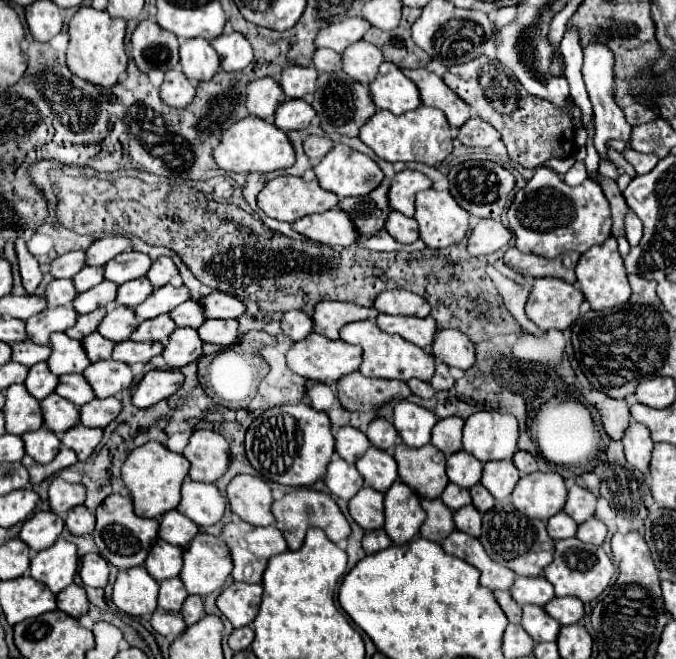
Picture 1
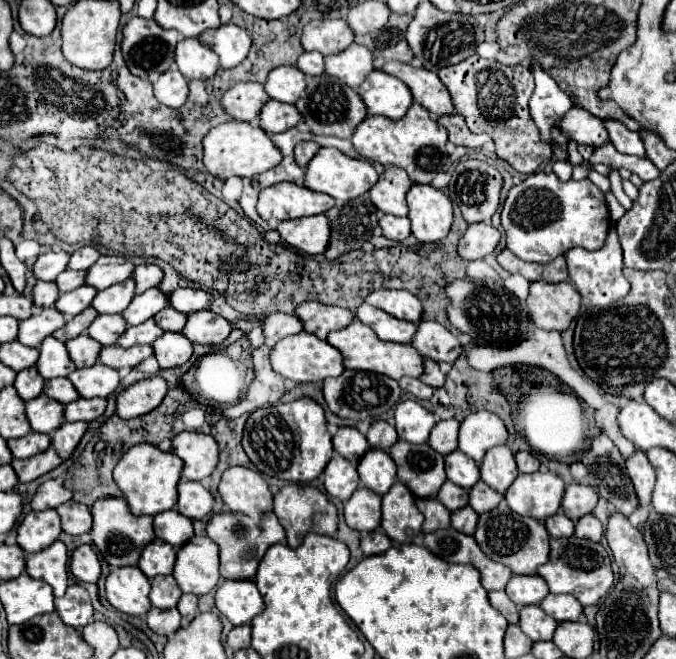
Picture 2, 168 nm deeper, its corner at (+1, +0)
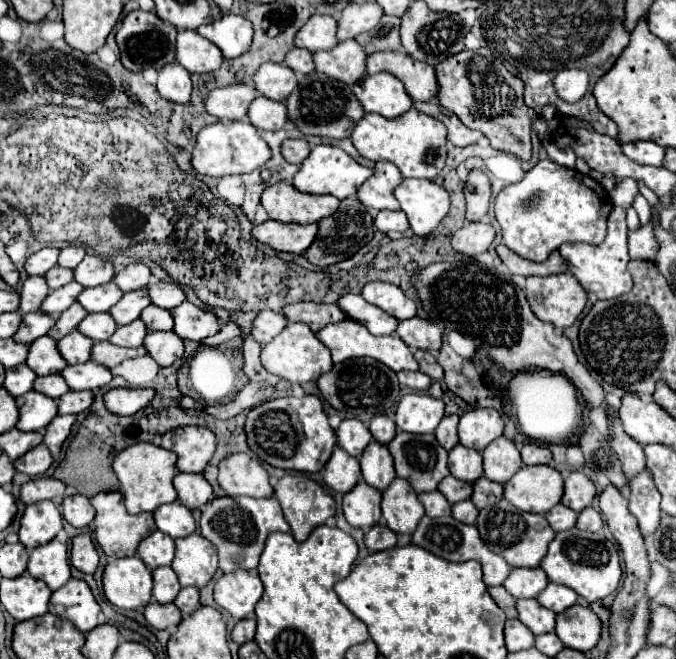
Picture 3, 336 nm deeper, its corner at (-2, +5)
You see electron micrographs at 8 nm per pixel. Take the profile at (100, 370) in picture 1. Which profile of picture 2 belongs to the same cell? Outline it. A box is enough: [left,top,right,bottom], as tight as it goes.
[69,362,121,398]

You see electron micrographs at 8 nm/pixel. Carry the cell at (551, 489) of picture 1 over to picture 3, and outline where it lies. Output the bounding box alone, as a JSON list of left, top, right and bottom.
[504,465,562,515]

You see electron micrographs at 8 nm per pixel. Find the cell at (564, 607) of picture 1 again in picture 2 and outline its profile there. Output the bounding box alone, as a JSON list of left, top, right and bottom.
[539,594,581,622]

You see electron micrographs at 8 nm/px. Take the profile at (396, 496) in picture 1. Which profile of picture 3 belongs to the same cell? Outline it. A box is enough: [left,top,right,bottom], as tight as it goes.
[382,477,424,533]

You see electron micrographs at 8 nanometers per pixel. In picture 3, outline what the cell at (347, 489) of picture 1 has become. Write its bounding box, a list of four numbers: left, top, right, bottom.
[322,447,360,493]

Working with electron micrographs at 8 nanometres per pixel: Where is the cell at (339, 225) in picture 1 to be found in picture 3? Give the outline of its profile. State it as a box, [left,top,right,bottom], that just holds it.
[250,219,318,255]

